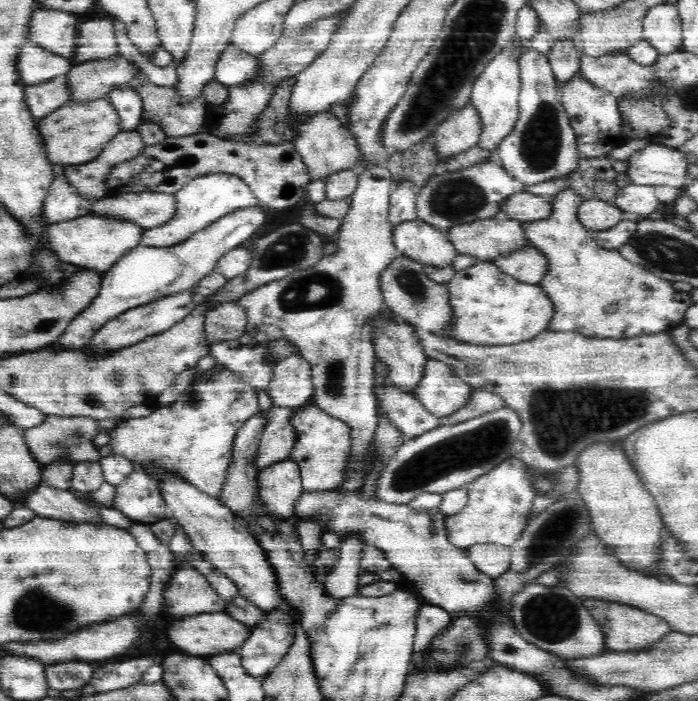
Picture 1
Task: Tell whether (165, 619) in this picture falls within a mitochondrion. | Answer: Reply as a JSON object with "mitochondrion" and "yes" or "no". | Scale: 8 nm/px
{"mitochondrion":"no"}

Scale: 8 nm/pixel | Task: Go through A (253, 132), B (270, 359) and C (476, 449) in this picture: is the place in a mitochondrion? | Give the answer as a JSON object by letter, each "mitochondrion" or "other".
{"A":"other","B":"other","C":"mitochondrion"}

